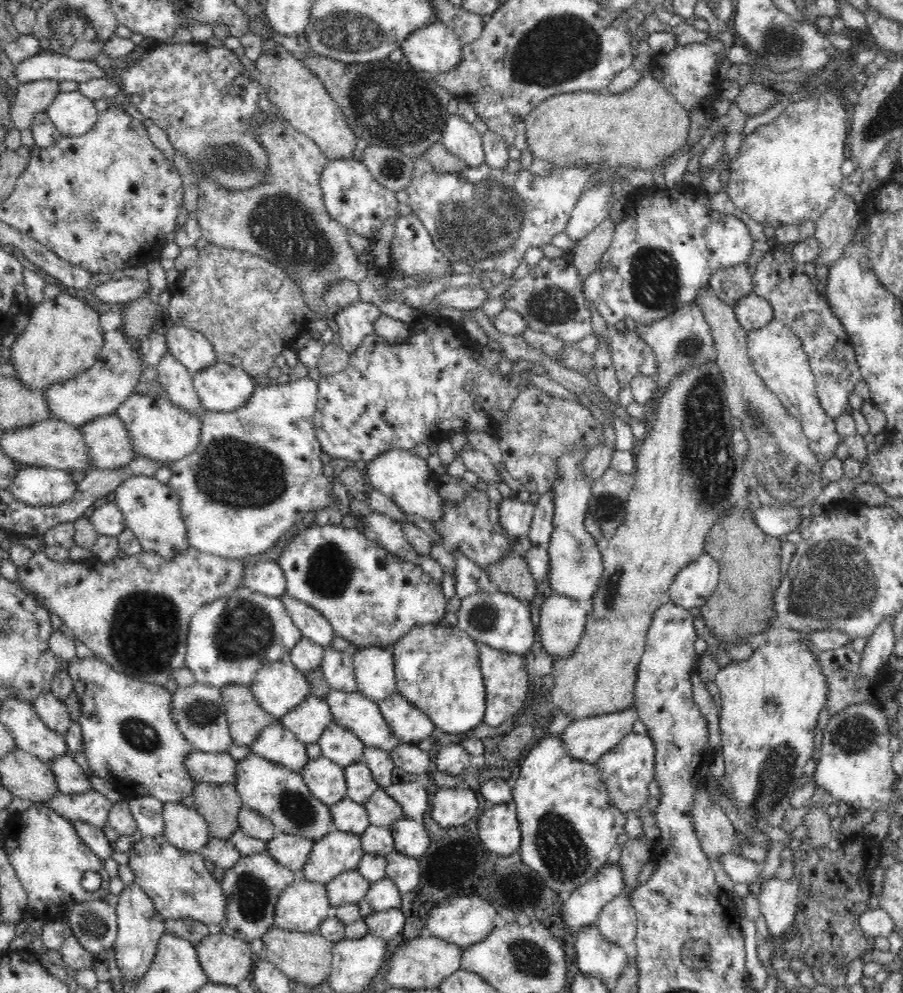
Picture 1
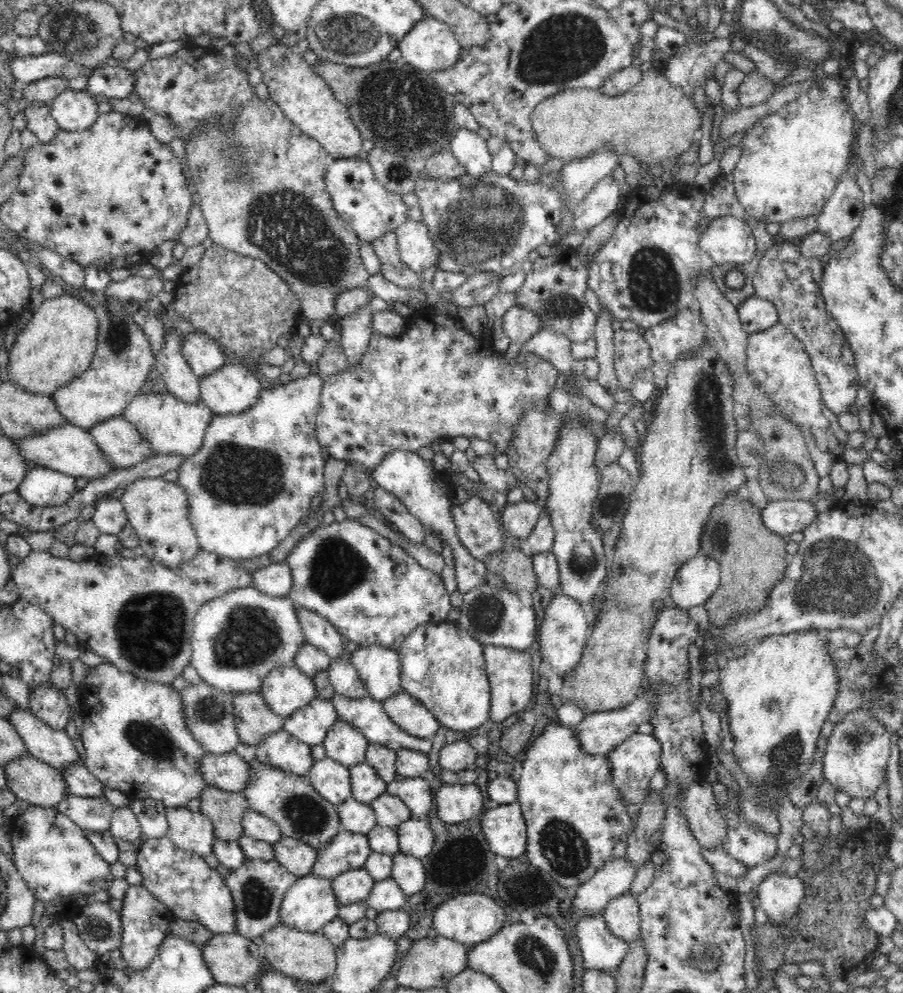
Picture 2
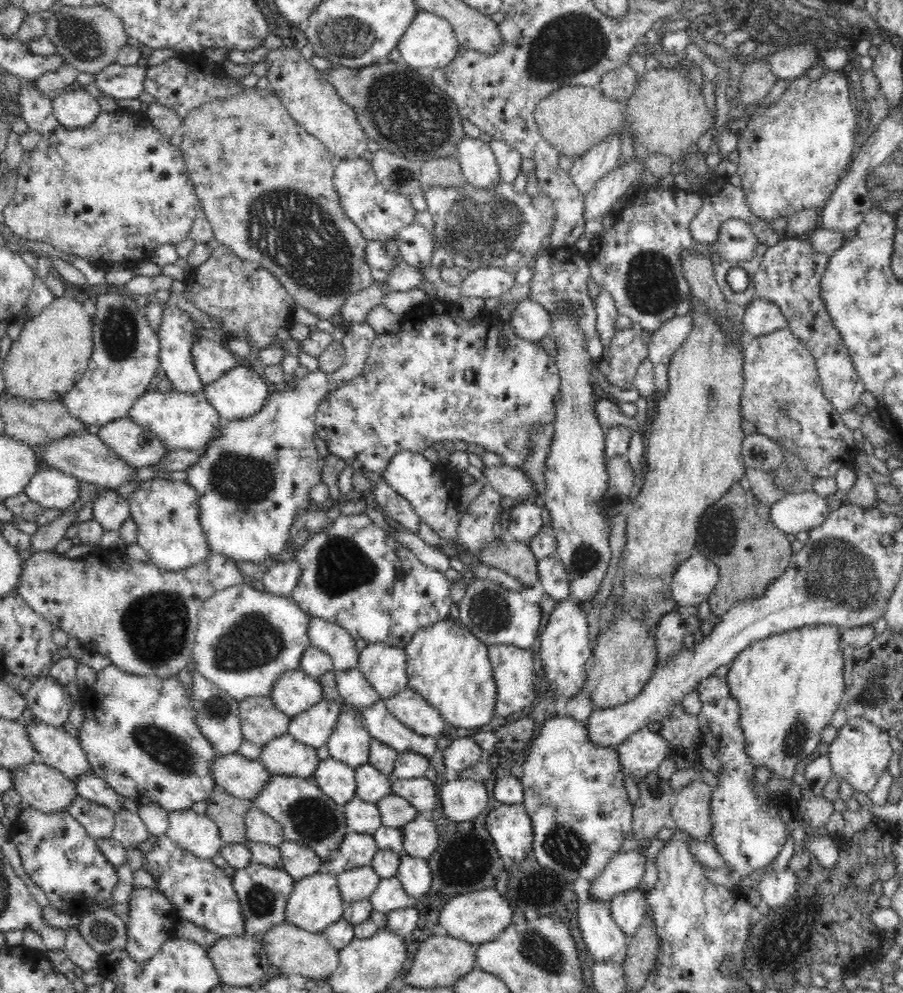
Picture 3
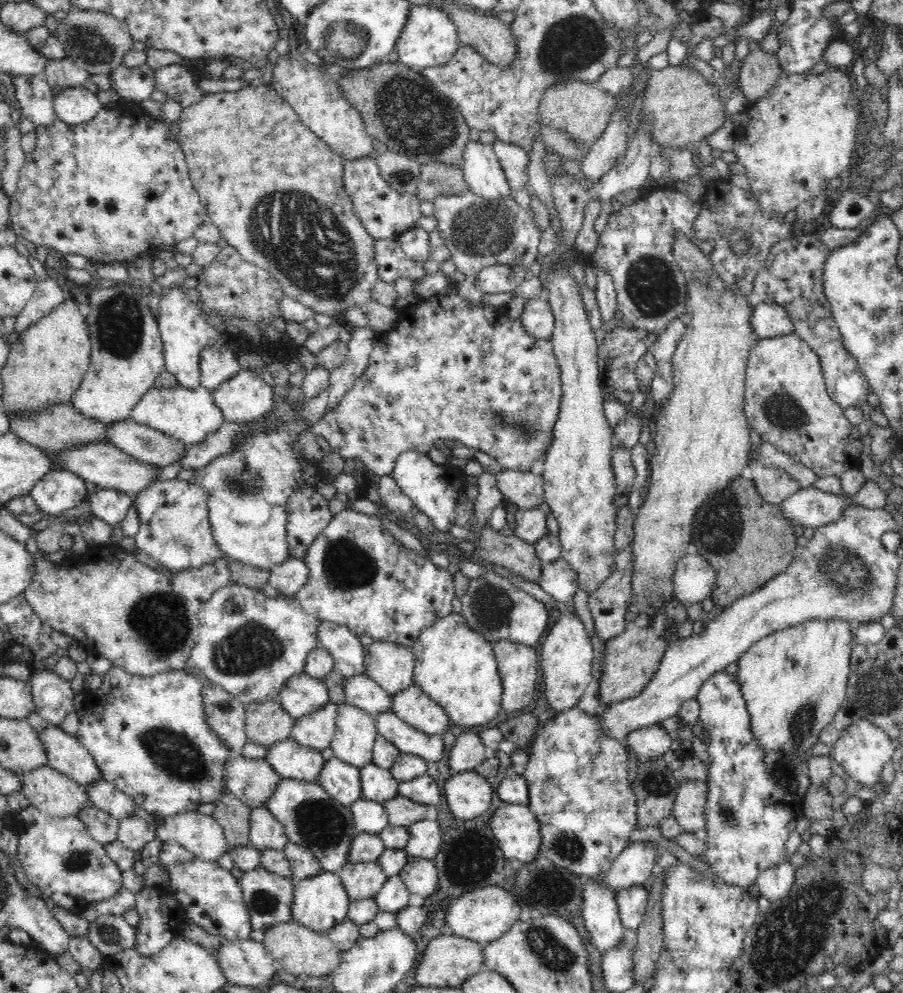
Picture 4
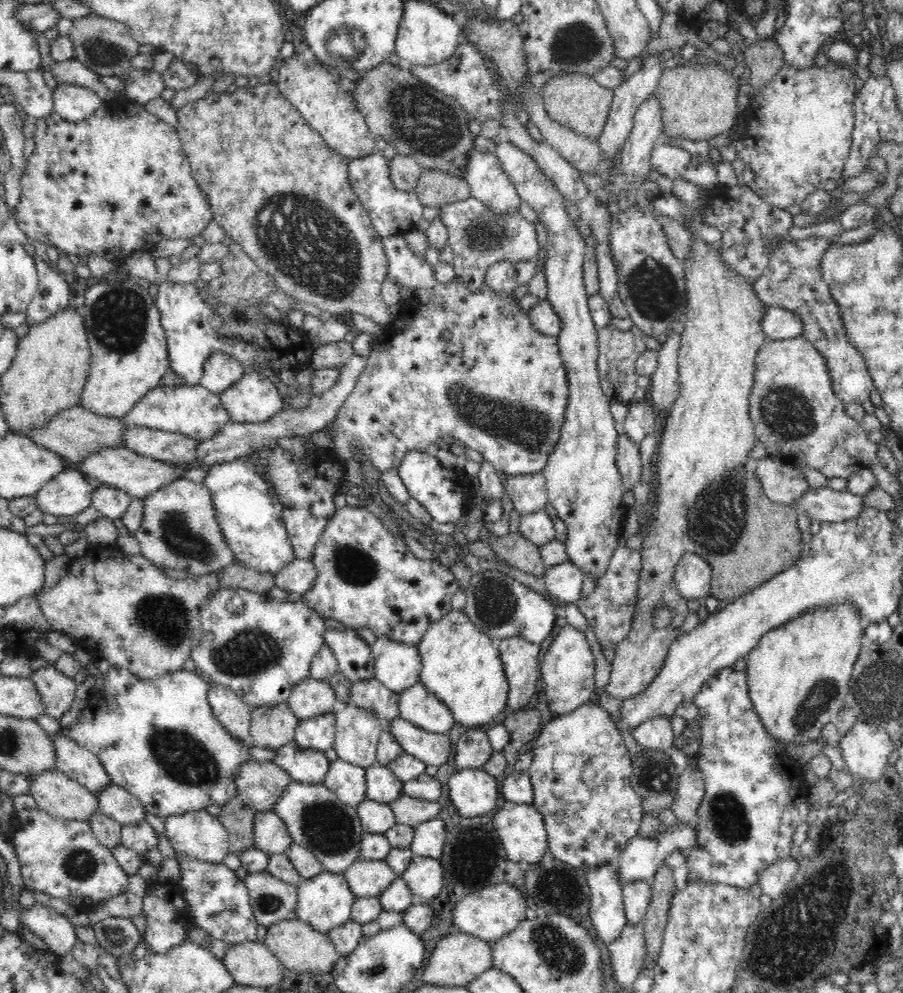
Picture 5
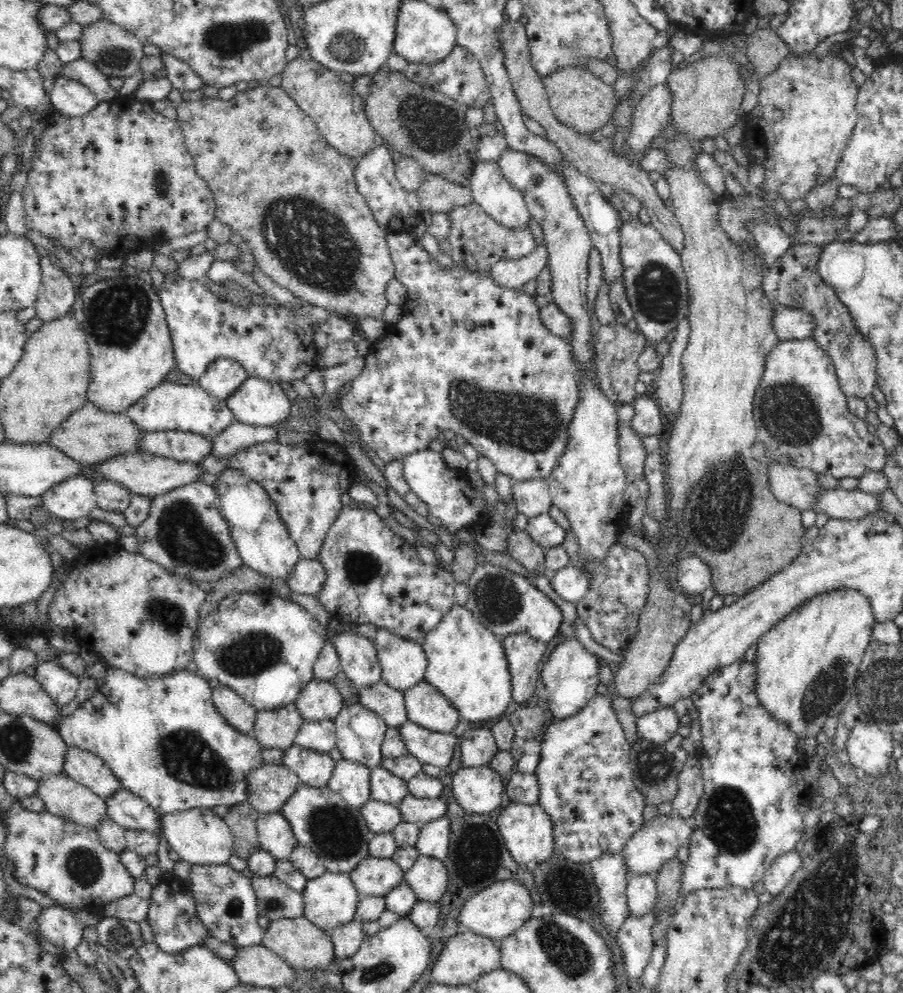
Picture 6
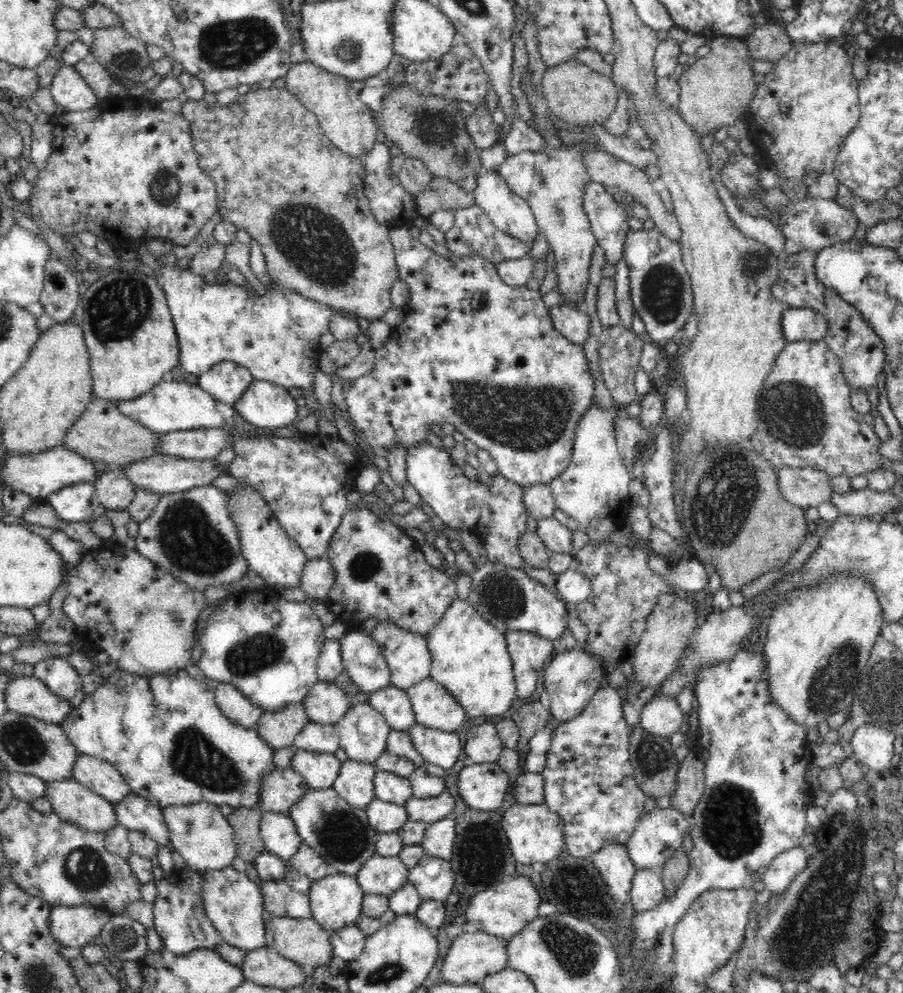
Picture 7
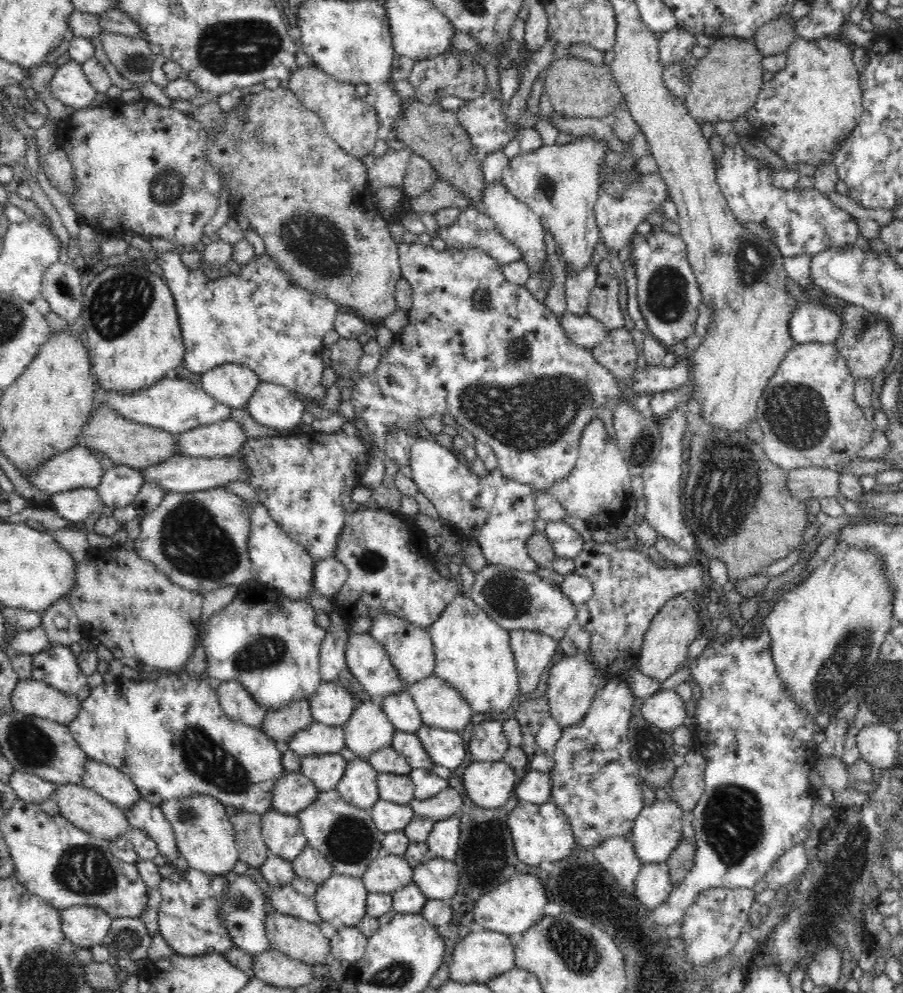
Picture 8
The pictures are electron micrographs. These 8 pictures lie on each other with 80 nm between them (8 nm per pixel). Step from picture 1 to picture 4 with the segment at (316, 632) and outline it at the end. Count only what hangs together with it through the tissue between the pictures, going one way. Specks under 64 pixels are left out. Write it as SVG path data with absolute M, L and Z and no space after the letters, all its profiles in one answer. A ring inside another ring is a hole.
M321 621L318 626L317 639L334 658L334 670L342 676L350 678L357 674L365 674L366 652L358 636L346 626Z

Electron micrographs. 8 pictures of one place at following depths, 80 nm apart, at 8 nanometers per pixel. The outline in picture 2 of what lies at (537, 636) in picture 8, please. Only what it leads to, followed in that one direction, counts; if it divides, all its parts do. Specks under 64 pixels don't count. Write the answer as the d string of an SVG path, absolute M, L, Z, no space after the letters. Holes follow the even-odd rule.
M484 645L484 659L486 659L486 672L491 690L490 718L496 723L502 723L508 717L530 709L534 701L534 676L532 672L532 658L530 651L516 651L503 647Z

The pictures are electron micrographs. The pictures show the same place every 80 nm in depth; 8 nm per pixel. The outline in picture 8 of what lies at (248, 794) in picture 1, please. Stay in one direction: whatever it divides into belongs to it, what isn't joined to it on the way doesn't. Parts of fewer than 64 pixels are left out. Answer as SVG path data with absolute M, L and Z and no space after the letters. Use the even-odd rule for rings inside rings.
M336 789L320 791L303 811L298 812L297 819L307 838L307 845L323 854L336 874L361 877L375 858L382 855L385 833L376 828L371 811L348 804Z

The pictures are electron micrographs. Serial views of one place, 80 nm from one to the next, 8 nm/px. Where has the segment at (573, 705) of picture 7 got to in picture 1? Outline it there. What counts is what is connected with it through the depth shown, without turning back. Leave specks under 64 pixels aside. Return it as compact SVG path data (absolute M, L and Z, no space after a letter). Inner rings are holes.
M553 593L546 598L540 612L541 648L554 660L568 658L580 644L586 618L578 601Z

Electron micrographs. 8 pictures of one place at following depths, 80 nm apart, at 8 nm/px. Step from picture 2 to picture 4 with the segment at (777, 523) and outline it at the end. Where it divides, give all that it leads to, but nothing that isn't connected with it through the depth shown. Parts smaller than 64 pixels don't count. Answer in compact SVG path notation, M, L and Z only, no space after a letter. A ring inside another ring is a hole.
M810 486L792 494L779 504L783 518L789 520L791 526L824 526L834 522L852 503L849 497L838 497Z

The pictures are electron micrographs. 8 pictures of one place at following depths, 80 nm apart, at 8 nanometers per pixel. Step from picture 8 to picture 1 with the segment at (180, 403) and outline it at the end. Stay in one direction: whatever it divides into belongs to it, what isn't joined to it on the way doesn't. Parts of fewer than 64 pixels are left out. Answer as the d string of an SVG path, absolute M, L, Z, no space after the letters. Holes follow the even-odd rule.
M132 394L116 408L115 415L124 423L133 451L142 458L154 462L174 462L192 454L201 439L200 416L188 414L174 406L167 397Z

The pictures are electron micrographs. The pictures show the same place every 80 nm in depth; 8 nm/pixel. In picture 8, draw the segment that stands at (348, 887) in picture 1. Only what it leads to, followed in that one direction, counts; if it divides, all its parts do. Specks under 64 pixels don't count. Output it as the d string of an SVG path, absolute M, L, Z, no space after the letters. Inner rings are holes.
M383 854L375 858L361 879L369 893L395 893L413 882L413 873L403 856Z

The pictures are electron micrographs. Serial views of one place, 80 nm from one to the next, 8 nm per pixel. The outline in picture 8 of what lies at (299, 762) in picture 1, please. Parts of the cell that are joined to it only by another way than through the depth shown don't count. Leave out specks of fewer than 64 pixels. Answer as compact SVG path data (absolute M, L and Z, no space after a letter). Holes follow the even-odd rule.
M339 753L308 755L300 759L300 770L320 791L334 790L344 776L347 762Z

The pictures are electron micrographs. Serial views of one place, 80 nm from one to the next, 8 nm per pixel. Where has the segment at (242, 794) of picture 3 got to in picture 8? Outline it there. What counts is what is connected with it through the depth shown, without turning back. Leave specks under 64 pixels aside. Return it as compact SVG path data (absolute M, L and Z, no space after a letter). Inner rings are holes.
M286 772L274 783L271 810L297 815L318 796L319 792L319 788L302 772Z

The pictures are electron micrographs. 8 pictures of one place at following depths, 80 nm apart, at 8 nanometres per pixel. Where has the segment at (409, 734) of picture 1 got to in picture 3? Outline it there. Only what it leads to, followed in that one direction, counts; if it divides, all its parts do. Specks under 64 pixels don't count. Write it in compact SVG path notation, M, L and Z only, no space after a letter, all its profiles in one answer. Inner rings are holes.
M409 686L384 702L389 713L416 734L437 738L444 730L442 714Z

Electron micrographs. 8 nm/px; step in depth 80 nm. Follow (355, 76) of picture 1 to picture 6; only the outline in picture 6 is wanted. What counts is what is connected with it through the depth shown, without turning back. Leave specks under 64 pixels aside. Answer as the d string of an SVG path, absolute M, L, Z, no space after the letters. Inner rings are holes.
M385 65L373 74L364 107L372 129L385 145L394 148L395 155L416 159L427 174L438 174L450 182L470 186L480 137L465 122L467 105L411 81L405 73L390 71Z

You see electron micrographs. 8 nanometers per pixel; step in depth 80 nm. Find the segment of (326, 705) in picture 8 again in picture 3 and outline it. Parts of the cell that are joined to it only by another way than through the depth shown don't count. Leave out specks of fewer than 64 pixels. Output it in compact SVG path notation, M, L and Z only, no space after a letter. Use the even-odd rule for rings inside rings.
M300 668L287 670L274 681L269 697L275 707L292 718L323 699L321 684Z

